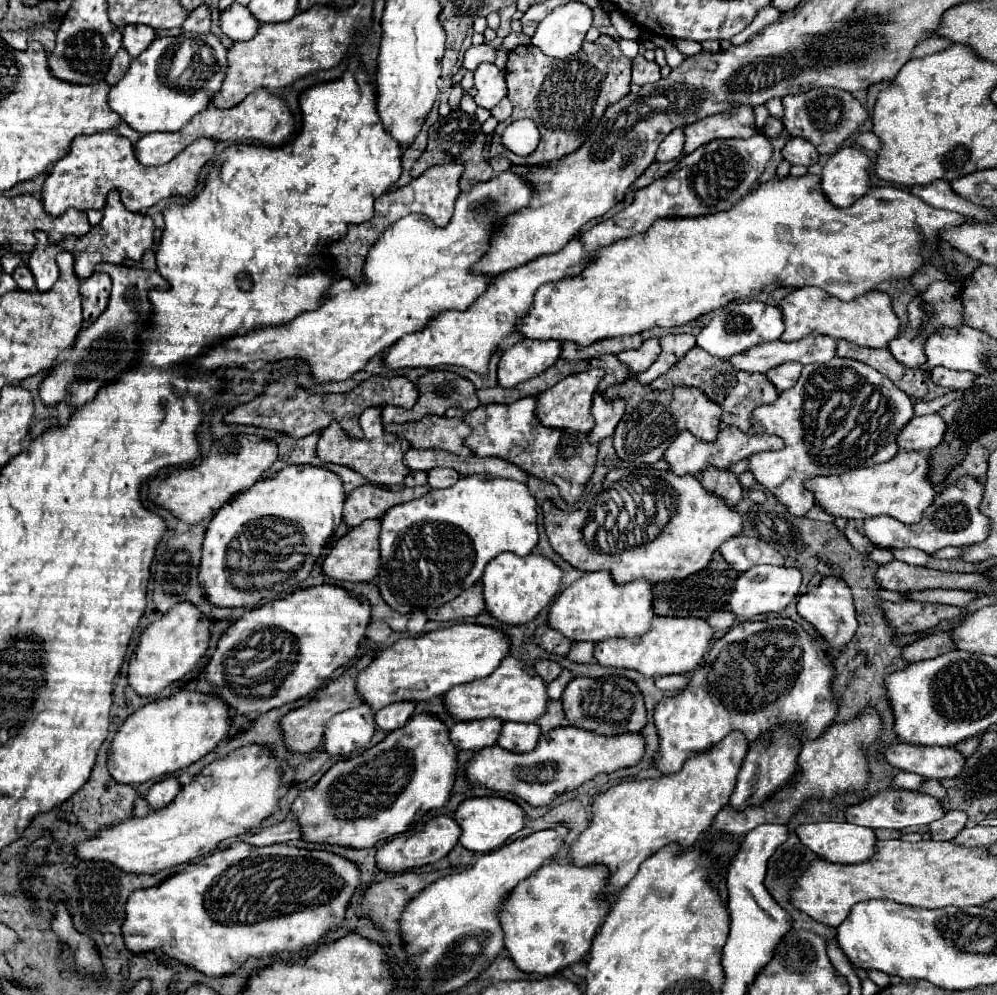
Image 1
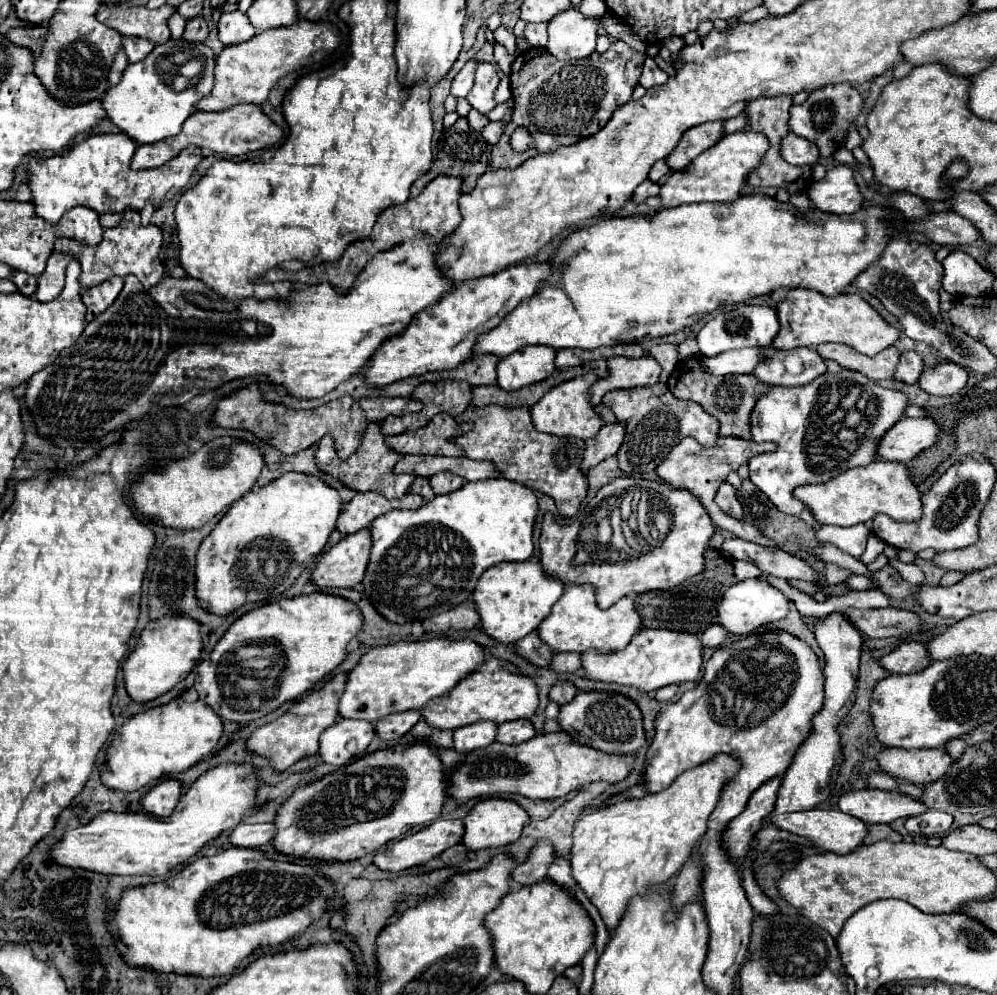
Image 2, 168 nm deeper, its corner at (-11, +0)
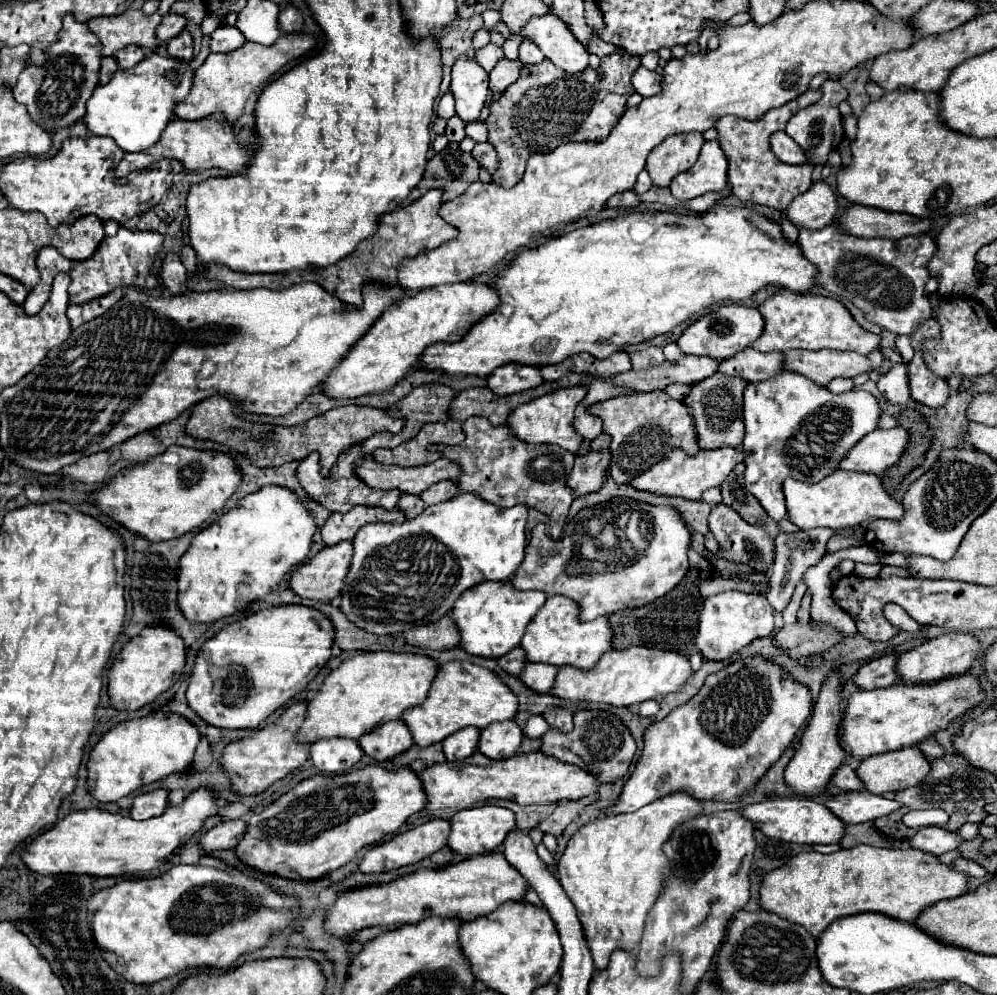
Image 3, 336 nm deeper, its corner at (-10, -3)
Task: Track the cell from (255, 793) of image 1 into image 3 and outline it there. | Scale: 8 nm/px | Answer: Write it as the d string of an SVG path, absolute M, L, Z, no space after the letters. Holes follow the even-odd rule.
M199 788L191 792L177 808L167 808L165 814L149 820L133 820L129 816L111 814L99 808L75 810L49 830L33 838L21 852L21 860L37 874L89 874L89 876L121 876L149 872L167 862L167 858L183 846L193 834L203 828L203 820L219 812L215 794Z

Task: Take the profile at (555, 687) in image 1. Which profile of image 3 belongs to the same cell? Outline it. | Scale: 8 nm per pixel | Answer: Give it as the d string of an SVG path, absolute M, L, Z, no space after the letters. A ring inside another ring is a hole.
M531 716L523 728L523 736L525 738L541 738L545 732L549 730L547 722L543 716Z

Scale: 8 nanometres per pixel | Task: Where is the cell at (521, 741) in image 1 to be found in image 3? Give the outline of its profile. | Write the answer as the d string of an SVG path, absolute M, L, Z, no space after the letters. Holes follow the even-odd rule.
M513 720L495 722L495 724L489 724L485 730L481 730L477 750L481 754L487 754L487 758L493 758L493 760L509 758L517 752L517 748L521 746L521 740L523 740L523 732Z

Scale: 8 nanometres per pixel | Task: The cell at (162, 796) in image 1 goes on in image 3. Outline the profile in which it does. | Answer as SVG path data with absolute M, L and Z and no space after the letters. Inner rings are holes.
M159 788L159 790L153 790L153 792L145 792L145 794L139 794L131 806L131 812L129 816L133 820L147 820L147 818L153 818L153 816L161 816L167 808L167 790Z

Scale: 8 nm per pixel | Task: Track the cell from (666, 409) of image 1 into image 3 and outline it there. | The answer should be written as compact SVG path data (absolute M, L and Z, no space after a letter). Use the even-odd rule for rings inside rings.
M647 392L647 394L623 394L603 402L597 402L589 408L589 414L603 420L603 432L611 436L611 468L609 474L617 484L629 482L633 476L643 474L649 466L659 462L665 452L673 448L685 450L685 454L697 454L697 434L693 420L685 406L665 392Z

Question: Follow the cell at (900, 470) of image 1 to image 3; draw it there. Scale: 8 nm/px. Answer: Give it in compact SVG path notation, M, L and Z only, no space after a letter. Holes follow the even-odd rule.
M835 470L833 474L829 474L817 484L805 484L805 482L787 478L783 482L783 494L785 494L789 520L801 530L809 530L817 526L835 530L835 528L859 526L861 522L867 522L867 520L877 520L877 518L899 520L903 516L901 502L893 500L883 490L881 478L873 474L863 474L863 472Z

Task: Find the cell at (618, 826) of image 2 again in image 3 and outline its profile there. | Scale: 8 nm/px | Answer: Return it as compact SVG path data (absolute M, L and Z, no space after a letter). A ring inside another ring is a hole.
M685 792L669 794L665 798L657 798L655 802L617 816L601 816L589 824L585 824L567 844L565 854L559 858L557 864L557 878L569 894L573 906L577 906L577 914L581 918L581 926L585 926L585 940L589 942L589 952L597 970L607 968L609 956L615 950L635 952L643 934L647 912L651 910L653 902L657 900L659 892L663 890L665 878L669 878L669 860L663 854L665 838L671 836L673 828L685 820L691 820L701 810L699 800L691 798Z

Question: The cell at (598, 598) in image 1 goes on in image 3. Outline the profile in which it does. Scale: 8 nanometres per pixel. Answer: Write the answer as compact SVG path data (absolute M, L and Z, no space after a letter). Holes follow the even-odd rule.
M551 596L535 614L535 618L531 618L519 646L525 650L527 662L543 662L553 666L569 664L581 670L589 670L607 650L611 650L611 636L613 632L607 616L595 618L591 622L579 622L579 608L573 600L565 596Z

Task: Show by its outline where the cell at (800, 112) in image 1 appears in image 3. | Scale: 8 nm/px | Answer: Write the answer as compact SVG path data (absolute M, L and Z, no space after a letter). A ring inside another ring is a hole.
M827 80L827 82L821 86L821 90L823 90L821 100L819 100L817 104L811 104L811 106L803 108L801 112L797 112L797 114L789 120L789 124L787 124L787 128L785 128L785 132L801 146L801 150L805 152L805 156L807 156L807 160L809 160L811 164L827 164L829 152L835 150L837 144L843 140L841 114L839 114L839 110L837 110L837 104L847 98L847 92L839 86L839 82L833 82L833 80Z

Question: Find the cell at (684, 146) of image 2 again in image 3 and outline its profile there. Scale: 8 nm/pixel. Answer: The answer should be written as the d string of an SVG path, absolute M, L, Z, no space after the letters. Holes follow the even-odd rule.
M675 134L665 138L647 158L645 170L649 172L655 186L665 188L671 184L671 178L689 170L703 146L703 134Z

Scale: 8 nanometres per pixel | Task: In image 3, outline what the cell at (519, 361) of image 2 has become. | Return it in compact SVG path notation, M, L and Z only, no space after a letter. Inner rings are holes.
M505 364L493 370L493 374L487 378L487 386L497 396L515 394L523 390L537 388L543 382L537 366L523 366L523 364Z

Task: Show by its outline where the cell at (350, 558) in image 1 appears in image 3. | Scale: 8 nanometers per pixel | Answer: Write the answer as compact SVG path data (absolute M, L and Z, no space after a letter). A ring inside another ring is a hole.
M351 542L325 546L309 562L291 572L289 588L301 598L331 602L343 588L351 556Z

